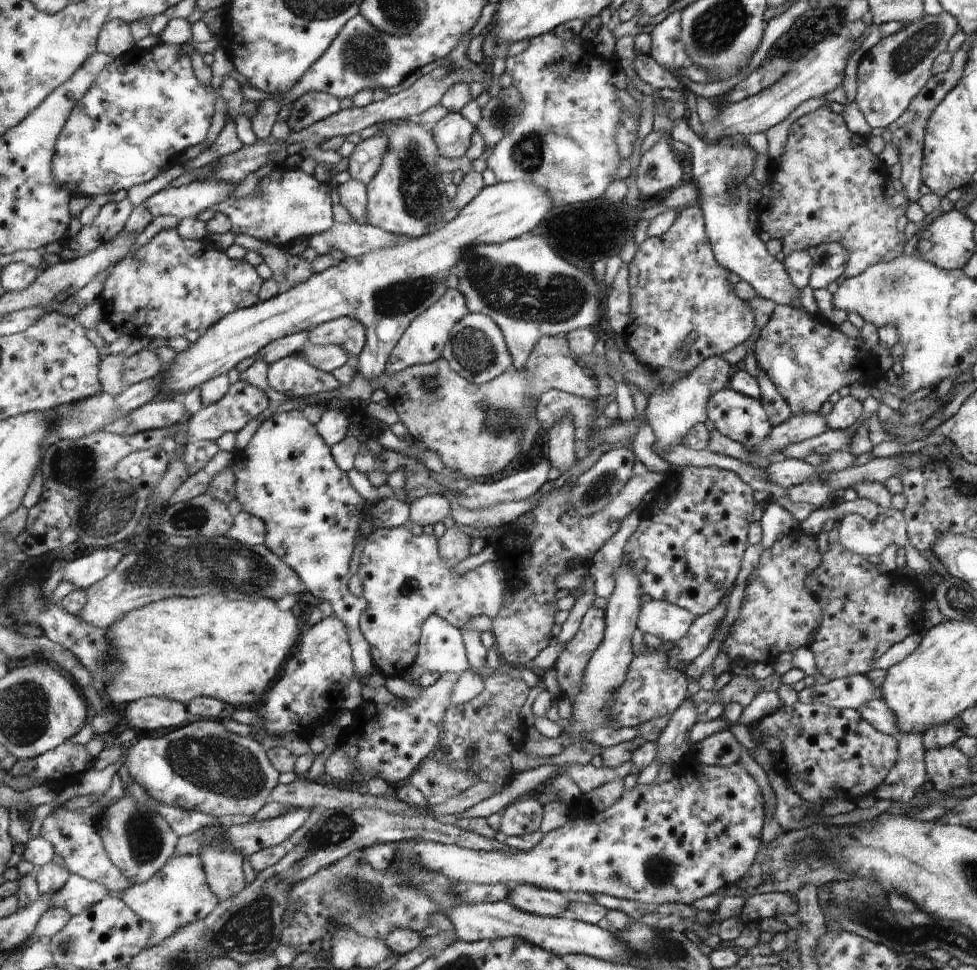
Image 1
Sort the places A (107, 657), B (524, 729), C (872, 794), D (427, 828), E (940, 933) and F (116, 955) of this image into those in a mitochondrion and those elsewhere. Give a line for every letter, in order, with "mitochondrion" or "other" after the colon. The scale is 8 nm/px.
A: mitochondrion
B: other
C: other
D: other
E: mitochondrion
F: other

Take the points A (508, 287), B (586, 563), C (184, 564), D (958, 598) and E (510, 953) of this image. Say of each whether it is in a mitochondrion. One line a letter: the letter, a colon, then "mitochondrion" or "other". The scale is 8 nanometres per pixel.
A: mitochondrion
B: other
C: mitochondrion
D: mitochondrion
E: other

